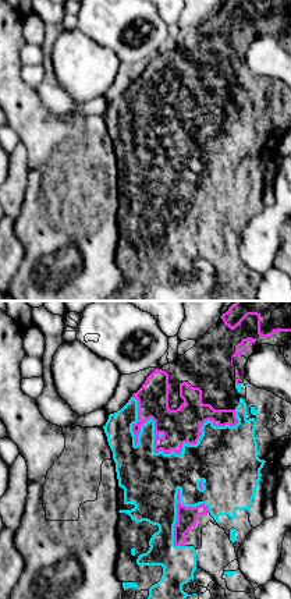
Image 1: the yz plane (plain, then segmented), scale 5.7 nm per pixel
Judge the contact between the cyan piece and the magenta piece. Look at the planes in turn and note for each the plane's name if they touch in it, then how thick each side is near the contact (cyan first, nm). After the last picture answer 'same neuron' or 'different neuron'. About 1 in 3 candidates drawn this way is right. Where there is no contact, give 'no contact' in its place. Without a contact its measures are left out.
contact in yz; calibres 340 and 200 nm

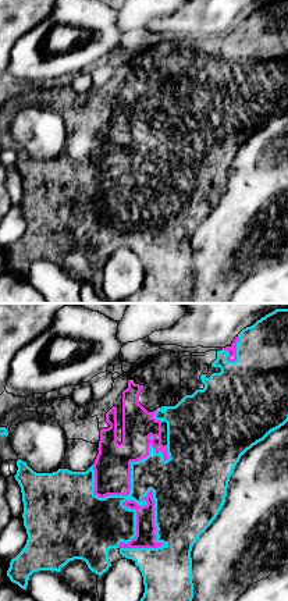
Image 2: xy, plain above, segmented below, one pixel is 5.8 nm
contact in xy; calibres 360 and 120 nm

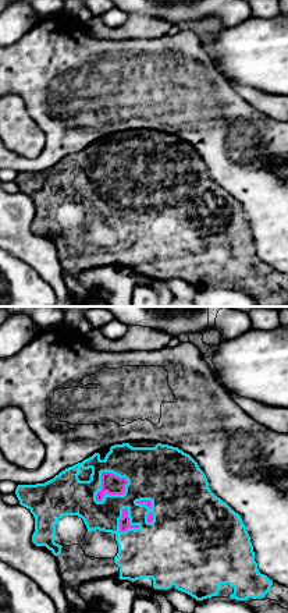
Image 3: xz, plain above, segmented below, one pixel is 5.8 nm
contact in xz; calibres 300 and 120 nm

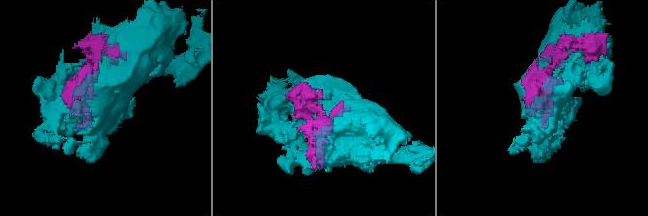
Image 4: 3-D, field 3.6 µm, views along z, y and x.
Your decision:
same neuron

